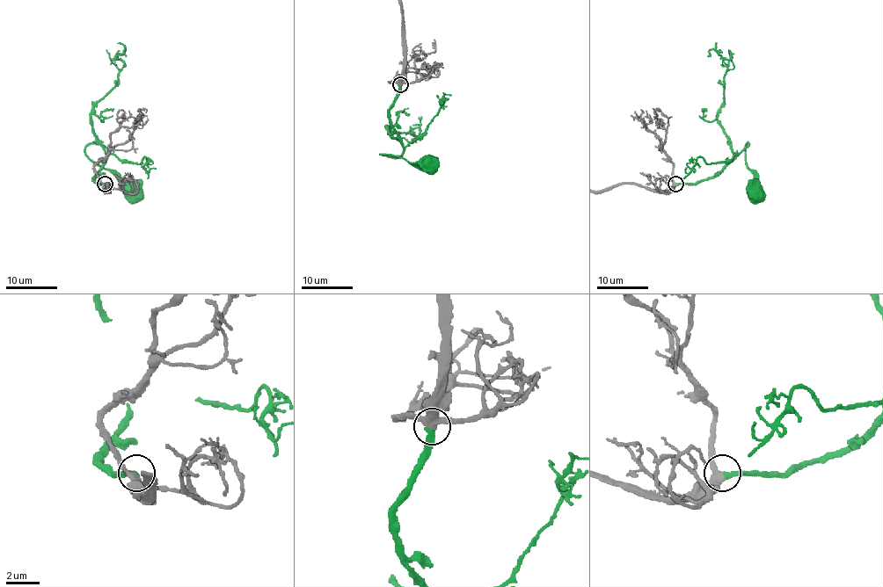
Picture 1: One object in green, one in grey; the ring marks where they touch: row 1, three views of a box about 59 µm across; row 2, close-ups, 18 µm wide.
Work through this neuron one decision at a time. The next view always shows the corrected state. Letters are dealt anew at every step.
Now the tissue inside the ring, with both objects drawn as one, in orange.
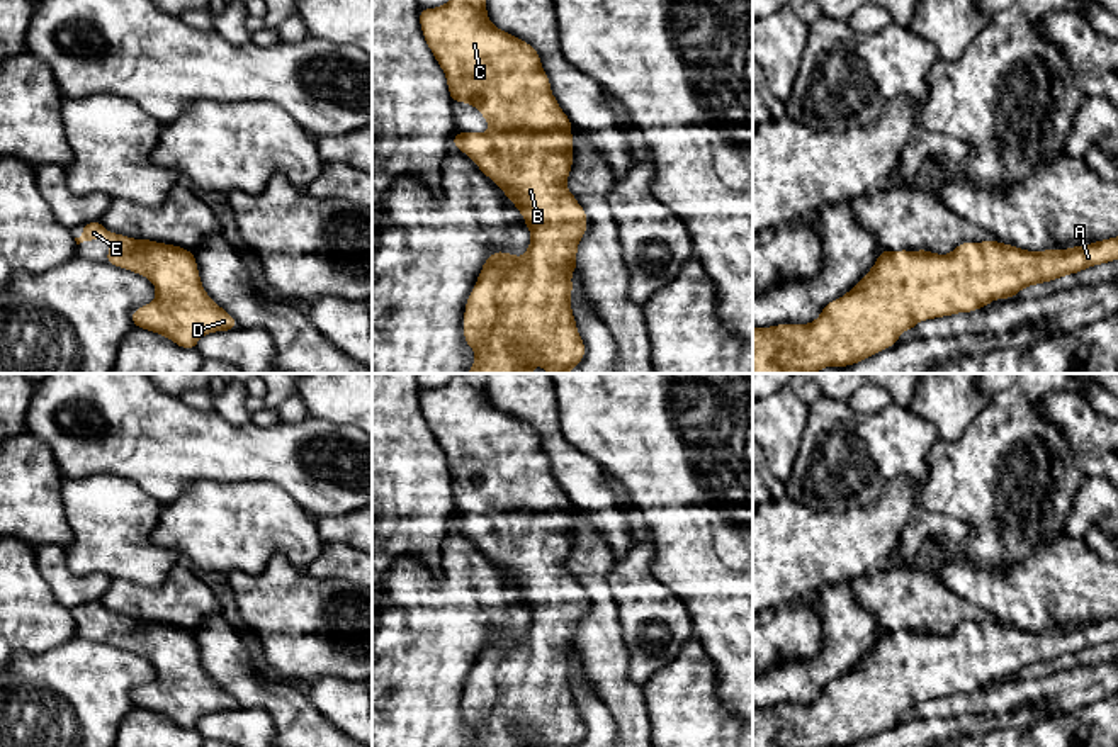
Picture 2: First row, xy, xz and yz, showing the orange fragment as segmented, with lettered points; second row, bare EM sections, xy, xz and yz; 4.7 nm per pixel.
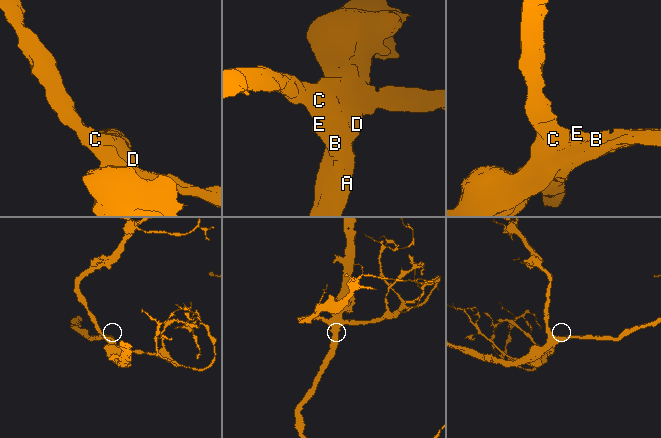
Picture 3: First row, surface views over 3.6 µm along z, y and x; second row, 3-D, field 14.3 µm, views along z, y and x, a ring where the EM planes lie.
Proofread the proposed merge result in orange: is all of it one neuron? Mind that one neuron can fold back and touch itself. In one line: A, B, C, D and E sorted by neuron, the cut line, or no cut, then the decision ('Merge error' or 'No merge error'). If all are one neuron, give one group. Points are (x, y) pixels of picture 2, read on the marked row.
Groups: A B C D E. No split. No merge error

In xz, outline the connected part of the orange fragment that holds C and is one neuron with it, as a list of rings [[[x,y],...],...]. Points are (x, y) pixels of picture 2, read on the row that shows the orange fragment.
[[[449,0],[442,7],[420,8],[423,37],[447,76],[452,102],[474,105],[486,119],[489,132],[455,132],[452,144],[467,154],[513,202],[530,229],[532,239],[522,258],[494,251],[484,261],[464,311],[464,340],[474,350],[476,362],[467,374],[532,374],[535,365],[549,374],[569,374],[584,357],[571,309],[571,273],[578,270],[578,243],[586,233],[584,209],[567,190],[573,166],[573,124],[551,92],[539,53],[525,41],[494,27],[486,0]]]

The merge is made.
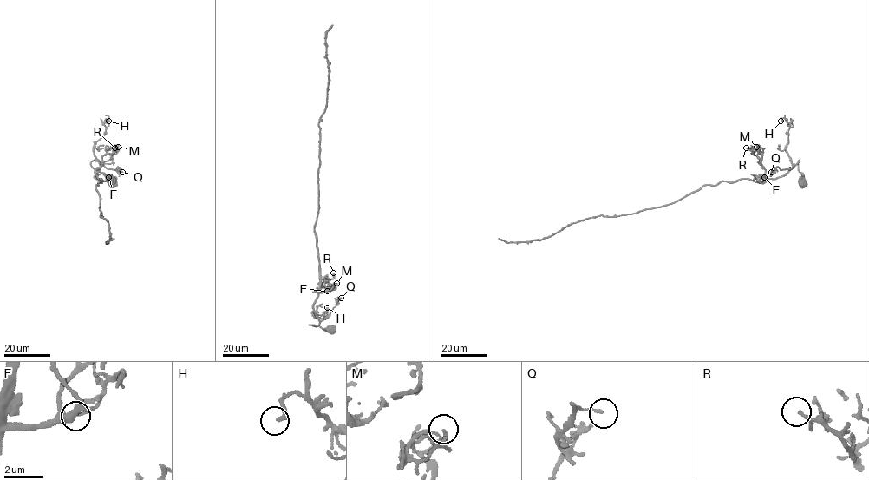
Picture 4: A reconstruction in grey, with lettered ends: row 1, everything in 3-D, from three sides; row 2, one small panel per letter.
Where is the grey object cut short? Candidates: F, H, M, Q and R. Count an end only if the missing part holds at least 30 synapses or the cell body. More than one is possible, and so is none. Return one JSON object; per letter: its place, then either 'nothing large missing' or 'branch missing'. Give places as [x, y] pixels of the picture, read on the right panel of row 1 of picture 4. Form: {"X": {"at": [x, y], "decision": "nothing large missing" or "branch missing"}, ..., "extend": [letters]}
{"F": {"at": [764, 177], "decision": "nothing large missing"}, "H": {"at": [780, 121], "decision": "nothing large missing"}, "M": {"at": [756, 147], "decision": "nothing large missing"}, "Q": {"at": [771, 172], "decision": "nothing large missing"}, "R": {"at": [746, 147], "decision": "nothing large missing"}, "extend": []}

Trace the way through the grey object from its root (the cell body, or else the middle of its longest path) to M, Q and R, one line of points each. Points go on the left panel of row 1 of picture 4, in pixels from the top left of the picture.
M: (114, 183), (91, 162), (100, 162), (94, 174), (99, 178), (94, 171), (118, 147)
Q: (114, 183), (96, 171), (91, 162), (98, 161), (107, 167), (115, 169), (117, 167), (118, 173), (122, 172)
R: (114, 183), (91, 162), (100, 162), (94, 174), (99, 178), (94, 171), (101, 157), (114, 152), (114, 147)

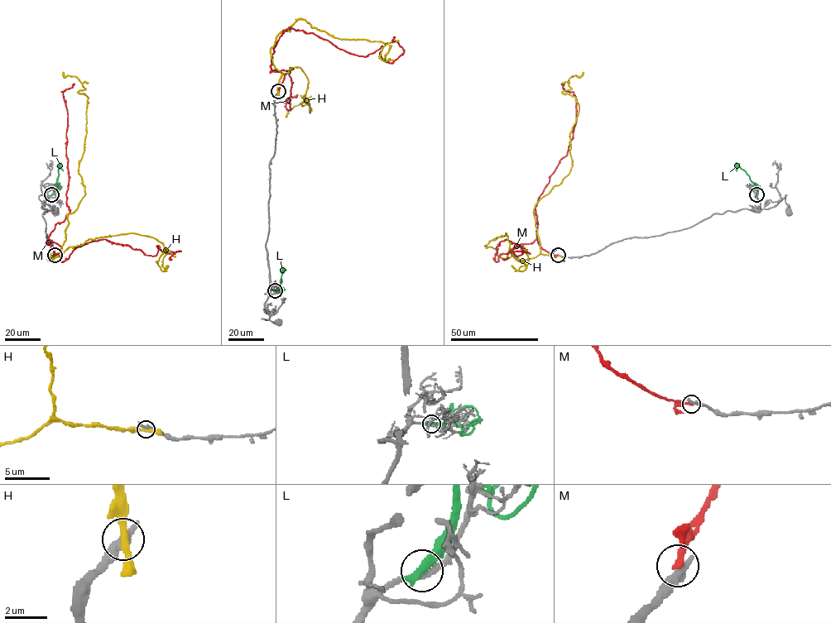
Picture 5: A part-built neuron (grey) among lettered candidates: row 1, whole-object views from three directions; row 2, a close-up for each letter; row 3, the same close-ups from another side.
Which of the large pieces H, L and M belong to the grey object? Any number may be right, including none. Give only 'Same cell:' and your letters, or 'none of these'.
Same cell: none of these

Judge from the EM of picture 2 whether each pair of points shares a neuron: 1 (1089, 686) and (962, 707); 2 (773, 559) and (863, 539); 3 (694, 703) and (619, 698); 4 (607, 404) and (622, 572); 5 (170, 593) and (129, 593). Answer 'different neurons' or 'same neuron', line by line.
1: same neuron
2: same neuron
3: different neurons
4: different neurons
5: same neuron

